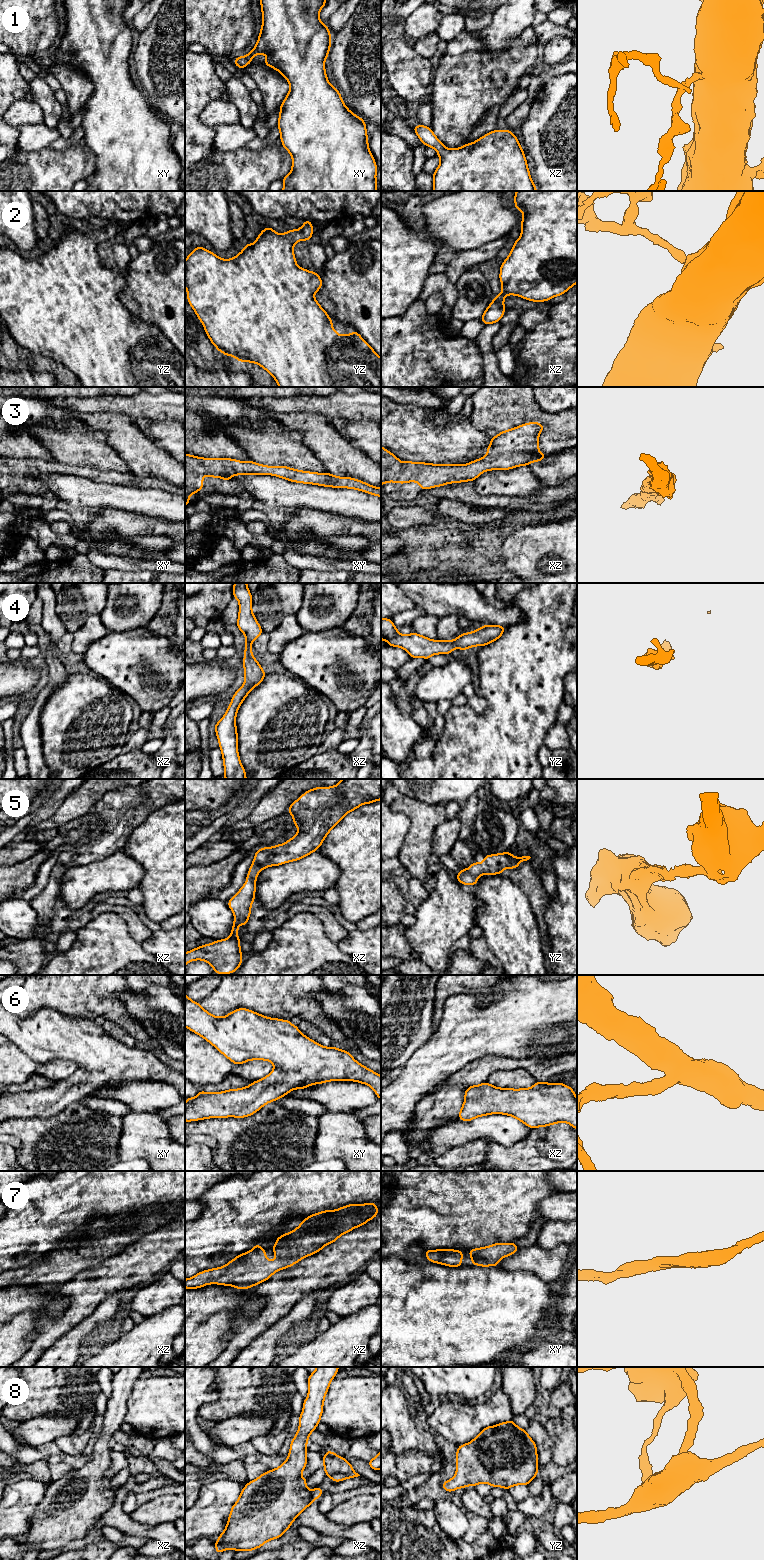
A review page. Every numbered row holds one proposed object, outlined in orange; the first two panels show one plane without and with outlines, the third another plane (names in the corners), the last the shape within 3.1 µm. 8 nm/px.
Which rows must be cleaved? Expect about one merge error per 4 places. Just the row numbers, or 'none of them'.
none of them

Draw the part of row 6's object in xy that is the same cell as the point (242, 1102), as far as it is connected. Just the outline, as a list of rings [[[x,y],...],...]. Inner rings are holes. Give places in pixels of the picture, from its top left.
[[[185,993],[185,1027],[203,1037],[235,1065],[250,1060],[272,1062],[274,1069],[249,1086],[206,1093],[199,1090],[196,1097],[187,1098],[185,1121],[208,1118],[244,1118],[256,1113],[267,1103],[279,1100],[295,1089],[308,1088],[328,1081],[355,1081],[369,1085],[381,1100],[381,1076],[358,1063],[342,1049],[323,1047],[311,1040],[289,1020],[268,1018],[246,1008],[238,1008],[224,1017],[216,1017],[192,1001]]]

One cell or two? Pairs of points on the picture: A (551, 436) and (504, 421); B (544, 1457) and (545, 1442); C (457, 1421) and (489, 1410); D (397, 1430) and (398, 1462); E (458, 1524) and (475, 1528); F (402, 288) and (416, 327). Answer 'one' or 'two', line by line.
A: one
B: one
C: one
D: two
E: two
F: two

